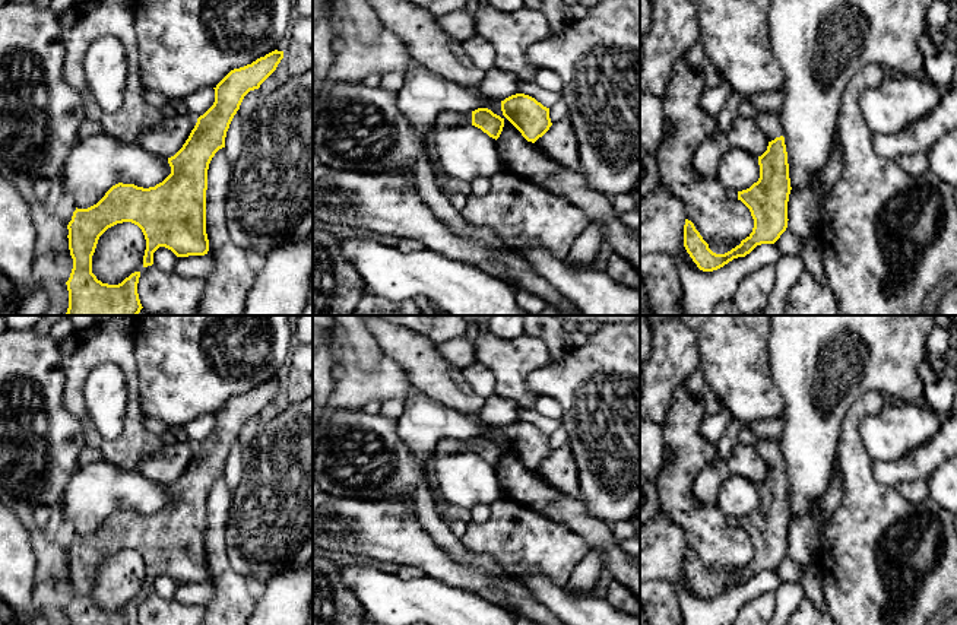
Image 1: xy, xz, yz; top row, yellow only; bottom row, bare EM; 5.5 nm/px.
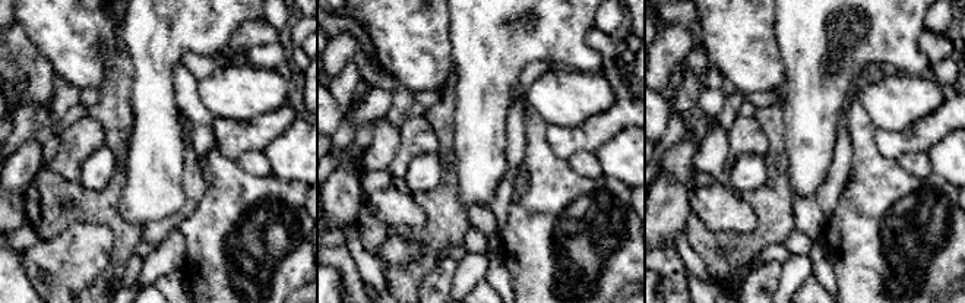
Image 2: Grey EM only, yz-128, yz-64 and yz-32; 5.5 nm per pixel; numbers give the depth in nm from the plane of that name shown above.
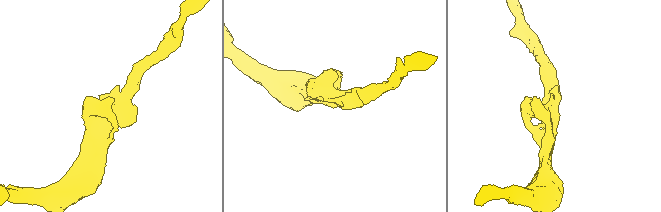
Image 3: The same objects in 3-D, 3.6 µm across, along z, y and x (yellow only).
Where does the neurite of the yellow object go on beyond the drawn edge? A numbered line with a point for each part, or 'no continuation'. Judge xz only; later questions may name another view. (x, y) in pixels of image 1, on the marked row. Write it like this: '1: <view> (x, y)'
1: xz (447, 119)

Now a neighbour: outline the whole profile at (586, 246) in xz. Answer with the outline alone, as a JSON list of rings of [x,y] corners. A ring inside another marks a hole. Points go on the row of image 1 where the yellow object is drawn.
[[[602,221],[590,222],[589,226],[576,238],[564,260],[573,267],[590,266],[596,258],[602,242],[605,242]]]

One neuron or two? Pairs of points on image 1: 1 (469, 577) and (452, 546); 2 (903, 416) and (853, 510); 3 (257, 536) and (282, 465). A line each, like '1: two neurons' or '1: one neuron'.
1: two neurons
2: two neurons
3: one neuron

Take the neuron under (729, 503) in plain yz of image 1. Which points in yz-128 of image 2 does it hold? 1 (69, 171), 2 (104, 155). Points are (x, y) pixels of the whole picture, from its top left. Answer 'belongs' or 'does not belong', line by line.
1: does not belong
2: belongs

